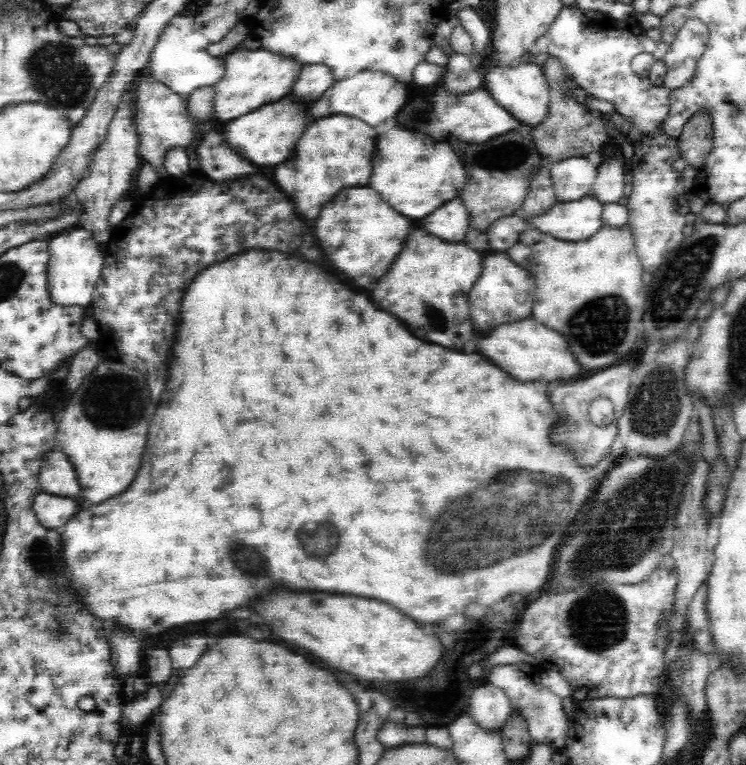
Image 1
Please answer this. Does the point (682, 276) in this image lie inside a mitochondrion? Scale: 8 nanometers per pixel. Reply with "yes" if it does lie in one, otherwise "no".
yes

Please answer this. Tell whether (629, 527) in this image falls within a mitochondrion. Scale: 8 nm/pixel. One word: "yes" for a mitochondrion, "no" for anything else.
yes

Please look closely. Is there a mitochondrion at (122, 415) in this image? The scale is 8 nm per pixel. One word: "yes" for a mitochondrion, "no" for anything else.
yes

